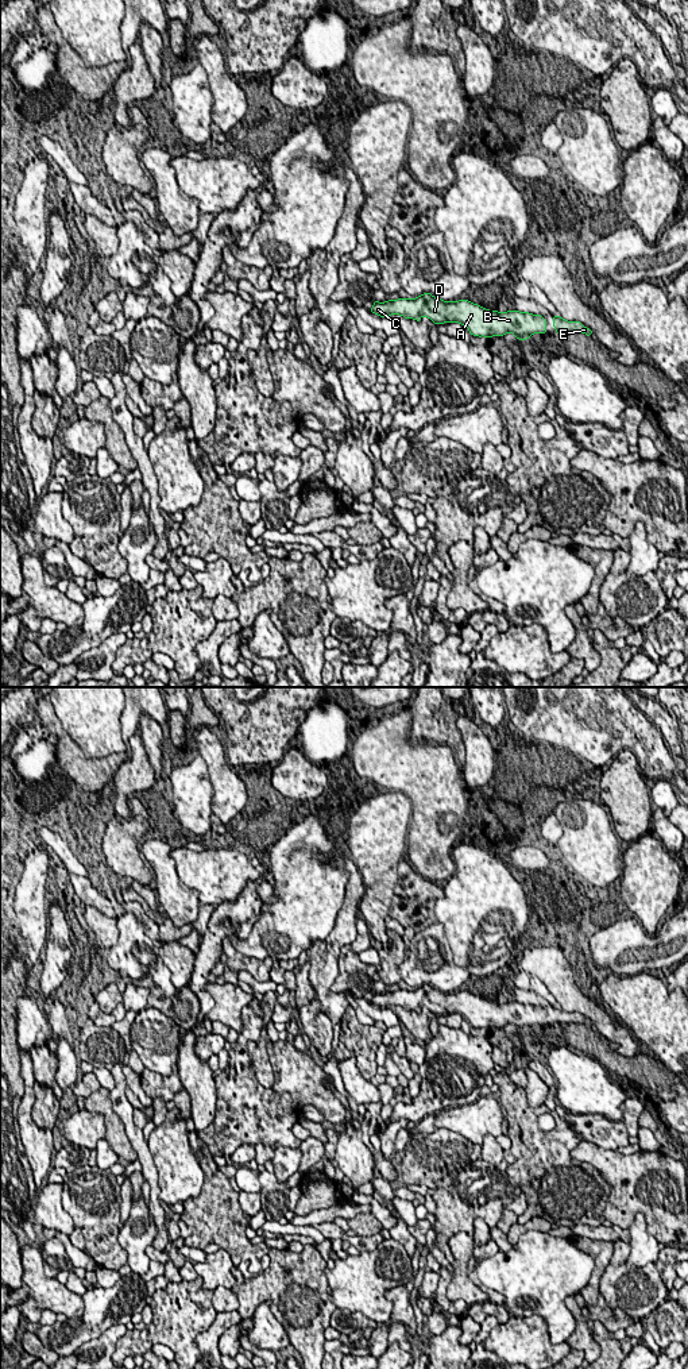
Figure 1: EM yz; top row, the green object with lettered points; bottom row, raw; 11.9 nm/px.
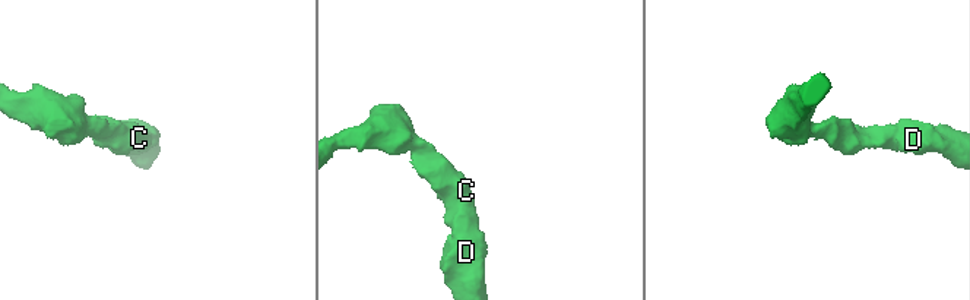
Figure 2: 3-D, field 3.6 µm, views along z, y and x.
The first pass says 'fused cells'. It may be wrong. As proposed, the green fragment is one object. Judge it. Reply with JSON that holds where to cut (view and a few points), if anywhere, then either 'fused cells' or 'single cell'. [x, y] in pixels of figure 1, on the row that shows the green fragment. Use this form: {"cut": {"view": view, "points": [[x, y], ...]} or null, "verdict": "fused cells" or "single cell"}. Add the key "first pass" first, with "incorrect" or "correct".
{"first pass": "incorrect", "cut": null, "verdict": "single cell"}

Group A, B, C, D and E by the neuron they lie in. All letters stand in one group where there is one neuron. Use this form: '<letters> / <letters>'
A B C D E

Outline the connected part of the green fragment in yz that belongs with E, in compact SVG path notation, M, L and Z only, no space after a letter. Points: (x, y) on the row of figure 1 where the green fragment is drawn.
M553 316L553 327L556 328L556 333L583 332L588 338L592 335L592 329L584 327L580 321L568 321L568 320L564 320L560 316Z

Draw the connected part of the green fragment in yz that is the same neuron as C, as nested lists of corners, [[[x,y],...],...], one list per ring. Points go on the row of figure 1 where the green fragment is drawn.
[[[424,293],[415,298],[387,300],[386,302],[374,300],[370,312],[383,319],[395,313],[405,319],[414,319],[418,323],[422,316],[426,316],[436,325],[460,323],[469,329],[471,335],[479,338],[505,336],[507,332],[511,332],[515,339],[526,340],[536,332],[548,332],[546,320],[541,315],[513,309],[499,313],[468,300],[460,298],[457,302],[442,301],[430,293]]]

